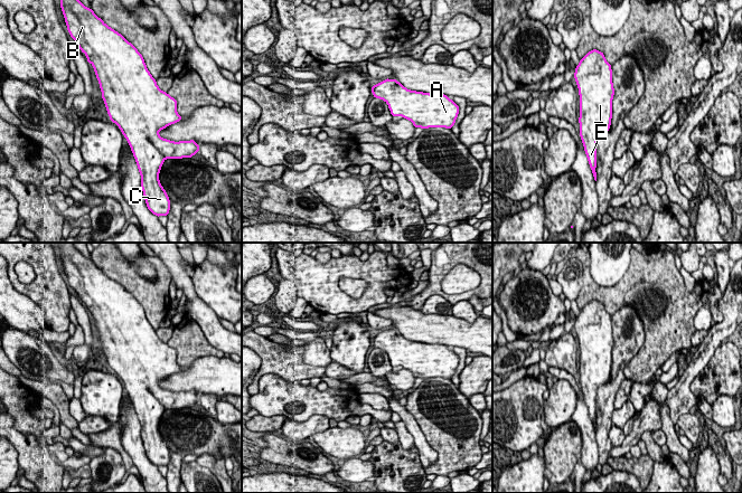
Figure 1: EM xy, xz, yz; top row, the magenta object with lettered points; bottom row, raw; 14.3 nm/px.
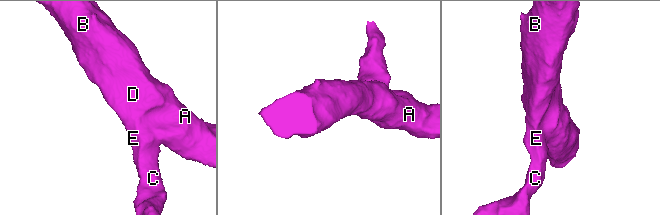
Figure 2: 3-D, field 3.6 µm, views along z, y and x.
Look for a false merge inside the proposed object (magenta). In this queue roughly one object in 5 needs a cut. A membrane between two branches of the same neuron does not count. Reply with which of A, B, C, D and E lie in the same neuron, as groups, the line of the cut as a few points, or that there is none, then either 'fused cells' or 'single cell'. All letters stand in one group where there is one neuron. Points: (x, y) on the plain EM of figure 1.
groups A B C D E; cut none; single cell

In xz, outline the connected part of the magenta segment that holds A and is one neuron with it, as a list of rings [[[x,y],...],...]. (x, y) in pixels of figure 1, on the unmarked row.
[[[396,330],[373,335],[372,343],[387,353],[392,367],[402,366],[415,378],[451,379],[459,364],[459,357],[448,345],[410,341]]]

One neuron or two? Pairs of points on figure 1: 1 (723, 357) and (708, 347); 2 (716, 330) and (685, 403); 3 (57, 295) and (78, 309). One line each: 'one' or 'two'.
1: two
2: one
3: two

